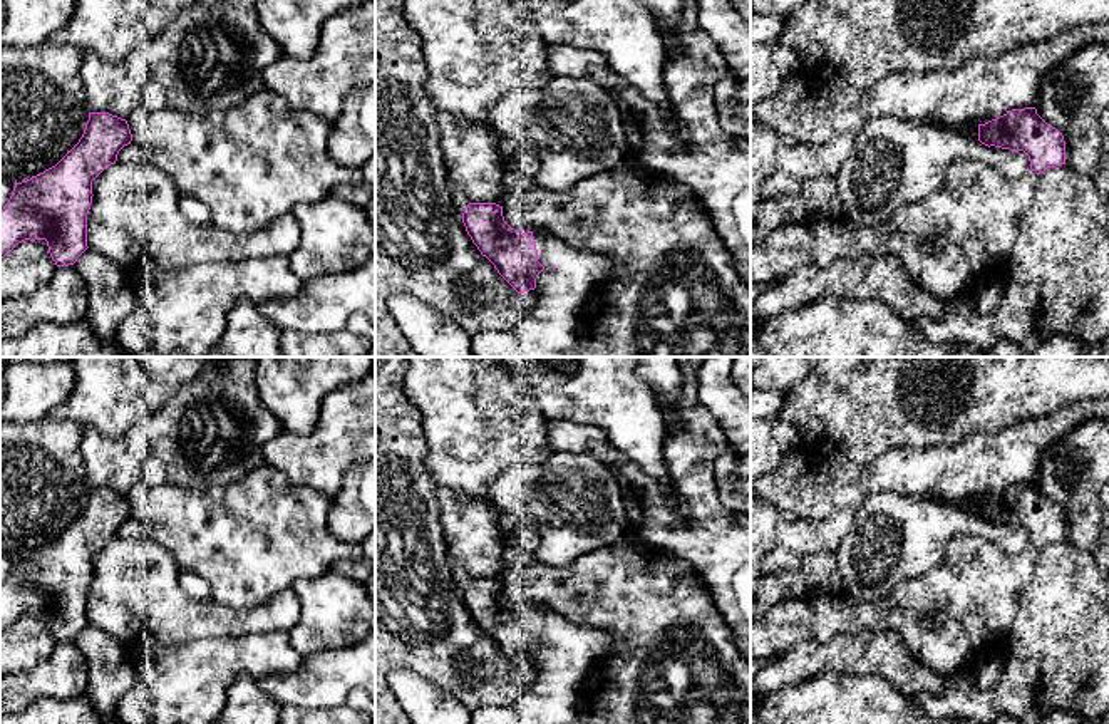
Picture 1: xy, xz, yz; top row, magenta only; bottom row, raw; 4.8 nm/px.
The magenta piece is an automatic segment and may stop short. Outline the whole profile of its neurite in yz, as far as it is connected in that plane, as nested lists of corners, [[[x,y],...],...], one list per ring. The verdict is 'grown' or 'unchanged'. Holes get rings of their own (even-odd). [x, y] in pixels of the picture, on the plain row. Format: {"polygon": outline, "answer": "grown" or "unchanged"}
{"polygon": [[[1035,483],[1012,484],[1007,489],[978,499],[978,516],[1010,526],[1024,526],[1030,545],[1037,550],[1065,540],[1065,516],[1062,508],[1047,499]]], "answer": "unchanged"}

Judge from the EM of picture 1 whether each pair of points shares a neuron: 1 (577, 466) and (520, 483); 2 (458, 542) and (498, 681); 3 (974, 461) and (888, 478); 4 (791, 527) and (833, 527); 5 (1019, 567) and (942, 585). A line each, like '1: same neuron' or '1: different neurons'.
1: same neuron
2: different neurons
3: same neuron
4: same neuron
5: same neuron

